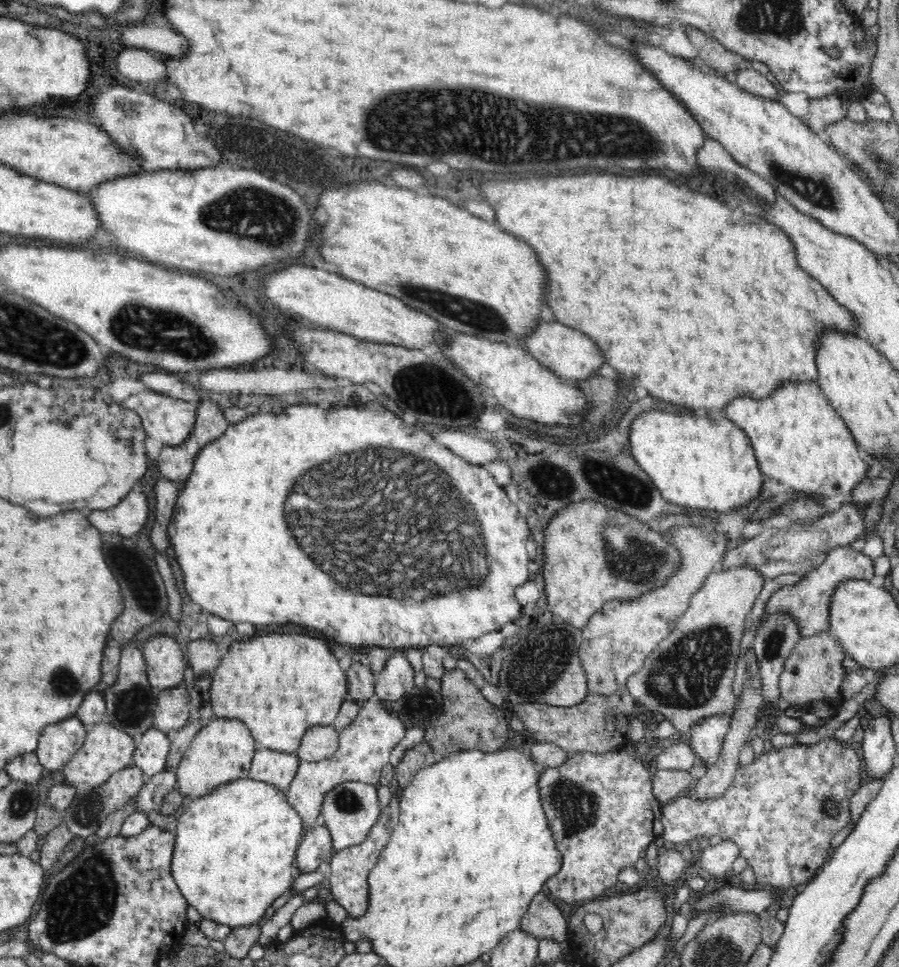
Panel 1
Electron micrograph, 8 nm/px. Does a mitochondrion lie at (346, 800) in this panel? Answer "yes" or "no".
yes

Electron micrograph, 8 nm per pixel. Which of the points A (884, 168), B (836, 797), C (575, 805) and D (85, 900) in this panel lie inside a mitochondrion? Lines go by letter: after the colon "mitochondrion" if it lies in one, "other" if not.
A: mitochondrion
B: mitochondrion
C: mitochondrion
D: mitochondrion

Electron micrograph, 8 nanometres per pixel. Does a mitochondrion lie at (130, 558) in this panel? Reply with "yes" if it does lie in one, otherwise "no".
no

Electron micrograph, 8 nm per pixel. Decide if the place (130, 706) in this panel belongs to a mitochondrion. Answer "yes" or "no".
yes

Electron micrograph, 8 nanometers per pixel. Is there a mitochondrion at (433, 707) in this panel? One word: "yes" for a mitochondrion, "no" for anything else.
yes

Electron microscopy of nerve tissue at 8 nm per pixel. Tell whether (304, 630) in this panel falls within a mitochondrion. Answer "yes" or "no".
no

